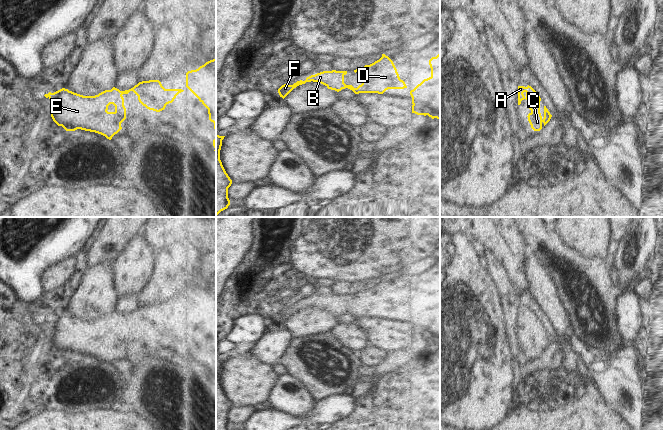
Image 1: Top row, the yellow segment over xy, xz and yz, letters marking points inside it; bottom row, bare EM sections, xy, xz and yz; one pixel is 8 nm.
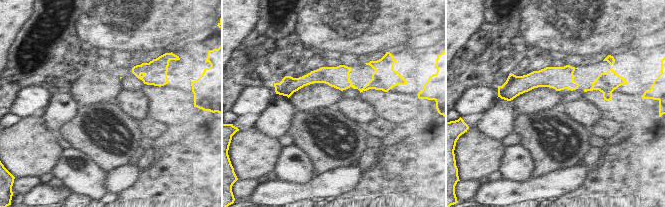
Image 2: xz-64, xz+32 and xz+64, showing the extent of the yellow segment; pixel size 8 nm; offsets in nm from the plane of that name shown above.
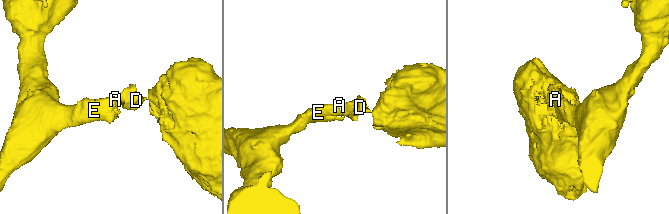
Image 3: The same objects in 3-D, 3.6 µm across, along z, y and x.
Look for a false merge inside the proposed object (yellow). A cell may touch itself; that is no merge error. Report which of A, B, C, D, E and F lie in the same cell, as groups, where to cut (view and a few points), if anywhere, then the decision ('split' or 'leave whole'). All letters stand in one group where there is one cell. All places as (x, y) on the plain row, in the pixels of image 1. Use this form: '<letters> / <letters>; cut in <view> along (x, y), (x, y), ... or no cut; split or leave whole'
A B C D E F; no cut; leave whole

